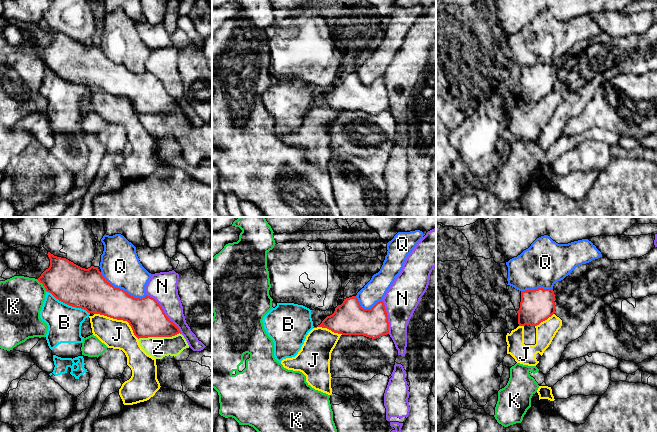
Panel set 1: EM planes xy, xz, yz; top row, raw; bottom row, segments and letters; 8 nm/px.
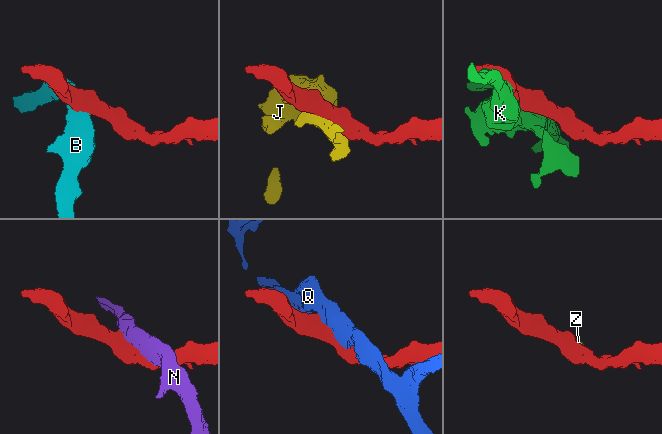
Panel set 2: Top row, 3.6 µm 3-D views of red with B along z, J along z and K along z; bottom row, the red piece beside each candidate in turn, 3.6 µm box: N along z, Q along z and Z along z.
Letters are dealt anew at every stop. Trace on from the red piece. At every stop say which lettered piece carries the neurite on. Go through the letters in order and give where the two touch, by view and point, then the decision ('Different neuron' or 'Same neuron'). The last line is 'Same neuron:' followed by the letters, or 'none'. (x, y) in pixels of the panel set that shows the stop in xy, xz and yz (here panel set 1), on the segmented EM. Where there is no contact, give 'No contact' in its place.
B: Touches red at xy (68, 304). Different neuron
J: Touches red at xy (119, 319). Same neuron
K: Touches red at xy (43, 285). Different neuron
N: Touches red at xy (164, 313). Different neuron
Q: Touches red at xy (122, 289). Different neuron
Z: Touches red at xy (159, 336). Different neuron
Same neuron: J

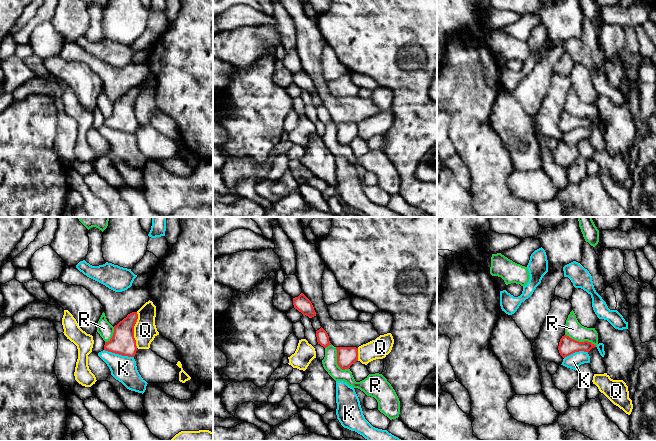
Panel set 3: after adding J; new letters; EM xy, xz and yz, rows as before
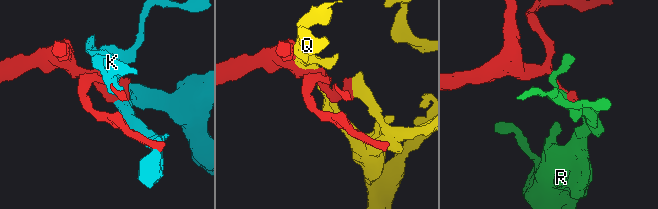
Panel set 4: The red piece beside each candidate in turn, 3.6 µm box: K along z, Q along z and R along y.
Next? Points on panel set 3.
K: Touches red at xy (119, 354). Different neuron
Q: Touches red at xy (133, 330). Different neuron
R: Touches red at yz (581, 342). Different neuron
Same neuron: none

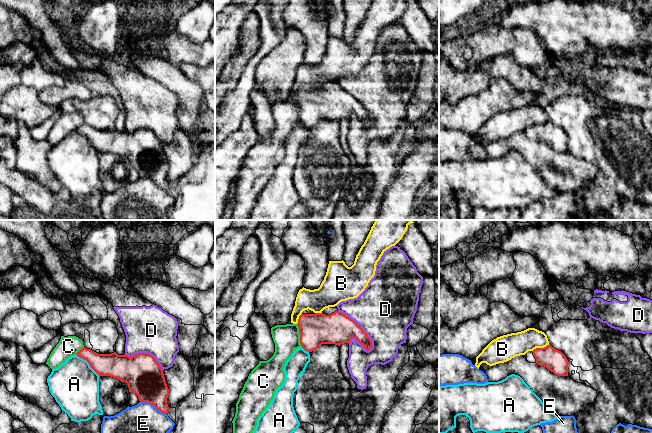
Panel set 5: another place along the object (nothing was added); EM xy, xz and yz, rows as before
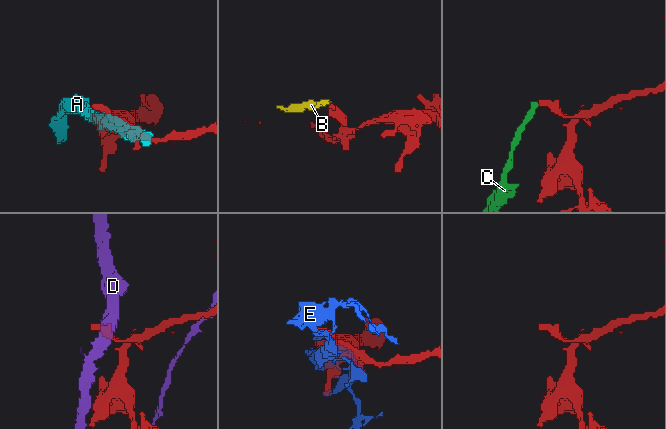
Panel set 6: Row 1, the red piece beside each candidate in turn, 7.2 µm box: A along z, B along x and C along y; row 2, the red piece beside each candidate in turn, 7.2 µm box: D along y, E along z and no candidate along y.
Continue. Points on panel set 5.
A: Touches red at xy (89, 364). Different neuron
B: Touches red at yz (540, 348). Different neuron
C: Touches red at xz (300, 335). Different neuron
D: Touches red at xz (361, 328). Different neuron
E: Touches red at xy (153, 404). Different neuron
Same neuron: none

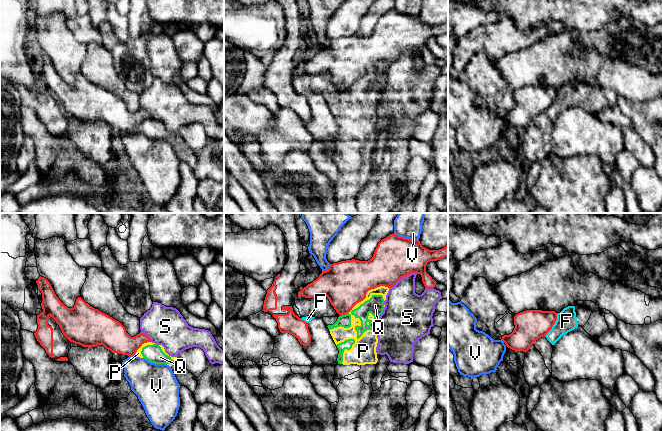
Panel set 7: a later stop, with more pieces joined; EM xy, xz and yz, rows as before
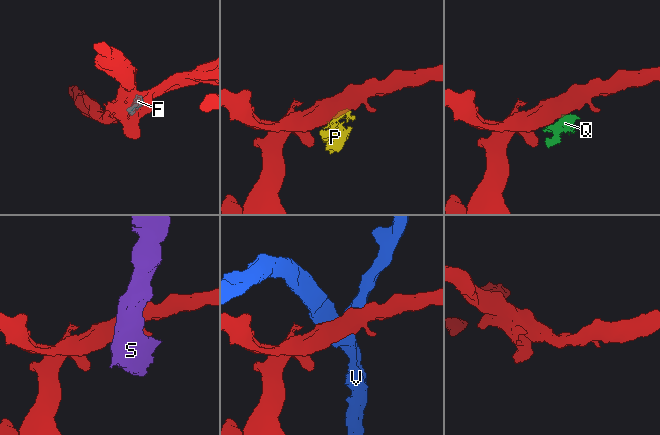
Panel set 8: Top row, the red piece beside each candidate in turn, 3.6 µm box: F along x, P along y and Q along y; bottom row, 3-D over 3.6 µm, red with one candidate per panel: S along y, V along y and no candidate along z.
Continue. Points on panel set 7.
F: Touches red at yz (553, 324). Different neuron
P: Touches red at xz (366, 293). Different neuron
Q: Touches red at xz (344, 314). Different neuron
S: Touches red at xz (403, 276). Different neuron
V: Touches red at xz (406, 238). Different neuron
Same neuron: none

